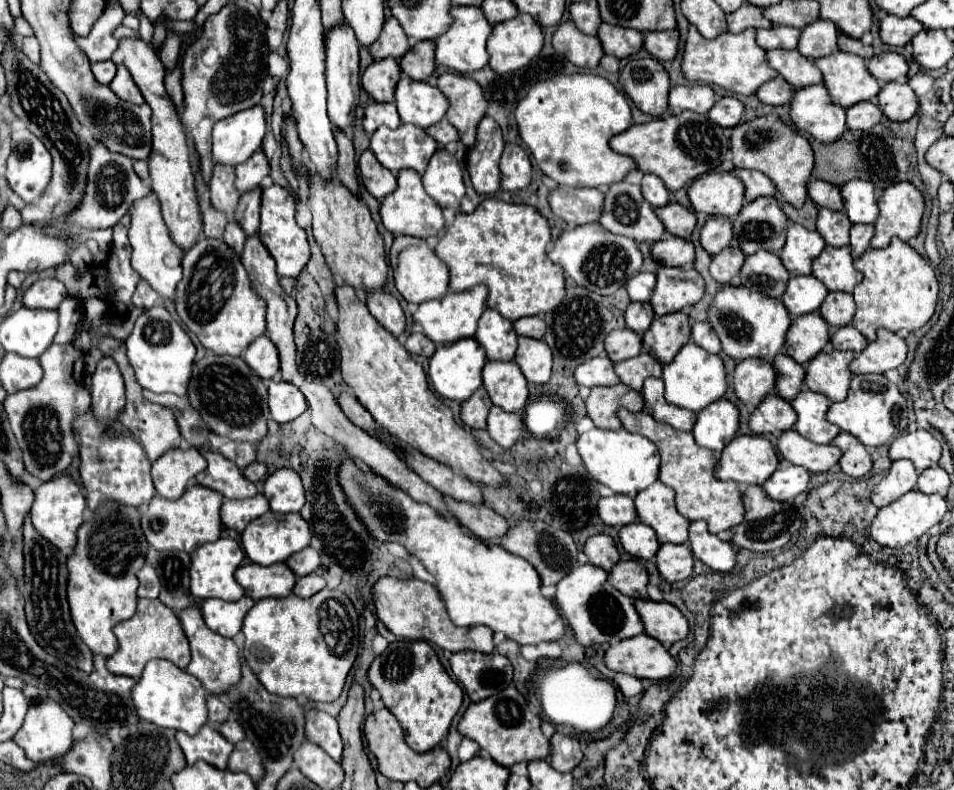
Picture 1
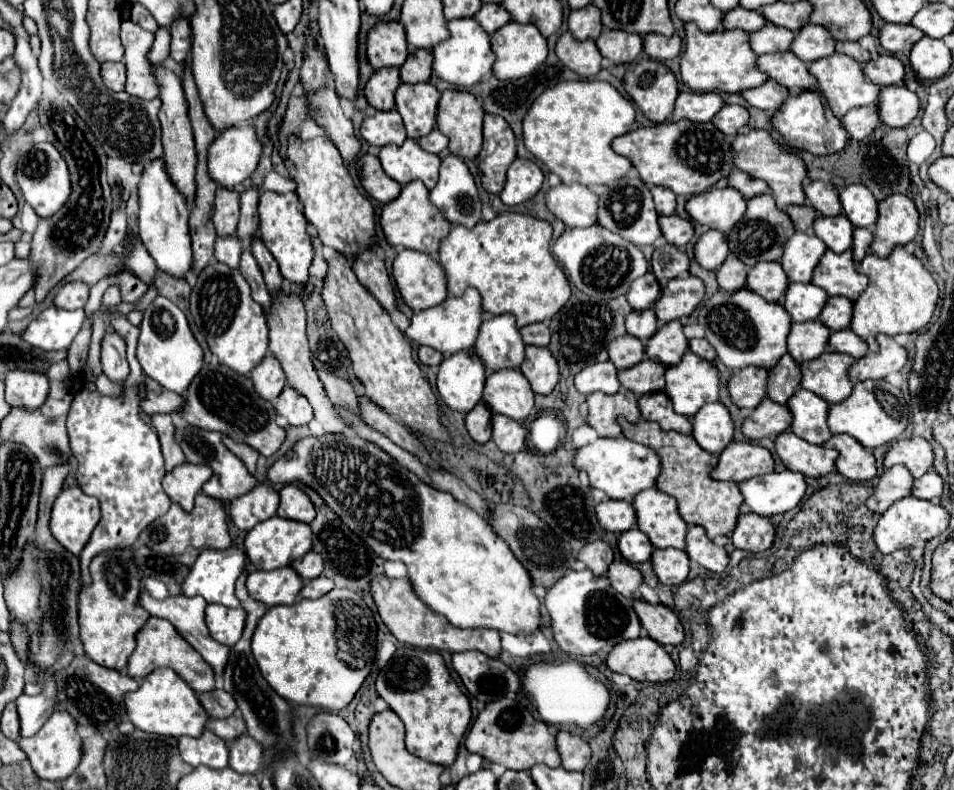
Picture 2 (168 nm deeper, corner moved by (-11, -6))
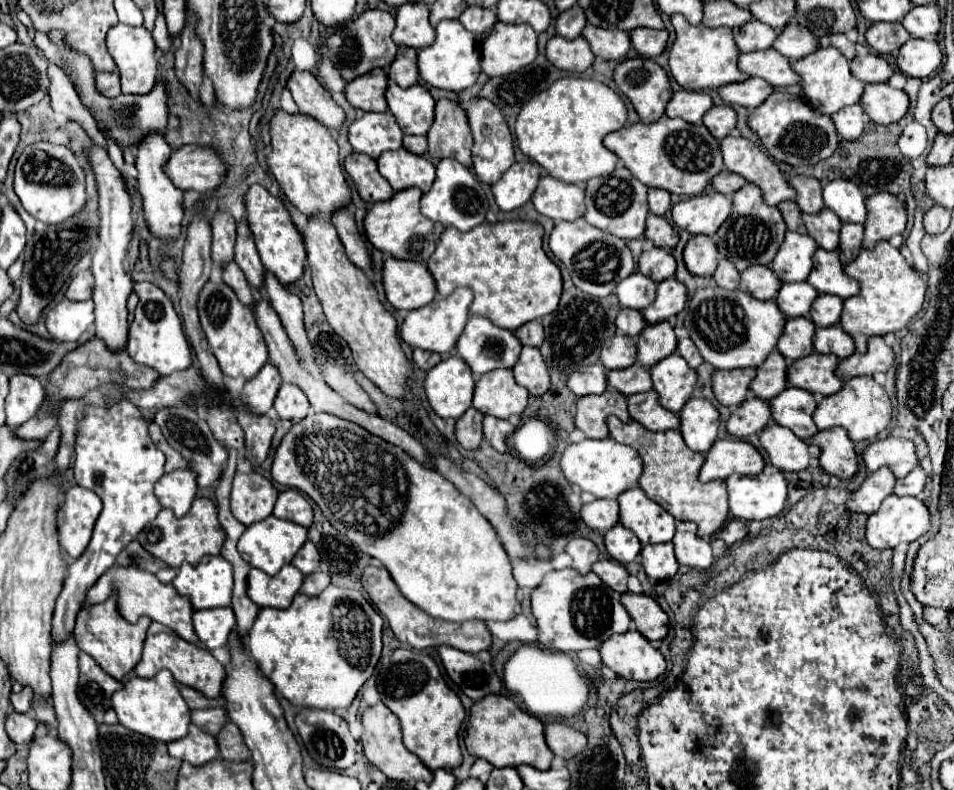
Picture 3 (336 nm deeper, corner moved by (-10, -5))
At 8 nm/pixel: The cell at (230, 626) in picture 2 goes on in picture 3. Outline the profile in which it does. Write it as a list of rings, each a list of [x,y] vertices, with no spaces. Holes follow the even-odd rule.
[[[230,607],[202,609],[194,613],[194,631],[206,649],[228,645],[228,637],[236,627],[236,617]]]

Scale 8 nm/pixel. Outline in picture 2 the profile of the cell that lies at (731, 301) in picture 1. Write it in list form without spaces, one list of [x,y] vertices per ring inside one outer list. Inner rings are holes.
[[[741,288],[737,292],[717,290],[715,296],[699,306],[699,326],[705,330],[707,342],[715,348],[717,360],[721,360],[731,370],[741,370],[747,366],[759,366],[771,370],[779,356],[787,352],[787,334],[791,328],[791,318],[779,302],[767,302],[755,292]]]

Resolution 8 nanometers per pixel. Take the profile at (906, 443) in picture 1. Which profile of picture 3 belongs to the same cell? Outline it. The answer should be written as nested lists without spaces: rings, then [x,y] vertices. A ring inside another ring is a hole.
[[[900,437],[874,441],[864,451],[864,465],[868,471],[888,467],[898,479],[902,479],[918,465],[916,445],[910,439],[900,439]]]

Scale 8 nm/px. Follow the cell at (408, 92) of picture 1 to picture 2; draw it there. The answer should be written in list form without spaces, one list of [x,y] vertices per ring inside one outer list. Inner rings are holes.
[[[401,84],[395,90],[395,108],[403,118],[407,136],[417,140],[435,128],[439,92],[433,84]]]

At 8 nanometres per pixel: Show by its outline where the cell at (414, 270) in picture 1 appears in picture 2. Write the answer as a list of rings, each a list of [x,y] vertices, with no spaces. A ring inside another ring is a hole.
[[[401,250],[393,262],[393,278],[411,310],[425,310],[447,298],[443,268],[429,254]]]

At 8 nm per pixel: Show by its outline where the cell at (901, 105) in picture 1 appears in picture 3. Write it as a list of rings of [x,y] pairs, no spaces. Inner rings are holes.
[[[888,83],[866,85],[860,103],[870,119],[878,125],[890,125],[900,121],[910,107],[908,95],[900,89],[892,89]]]

